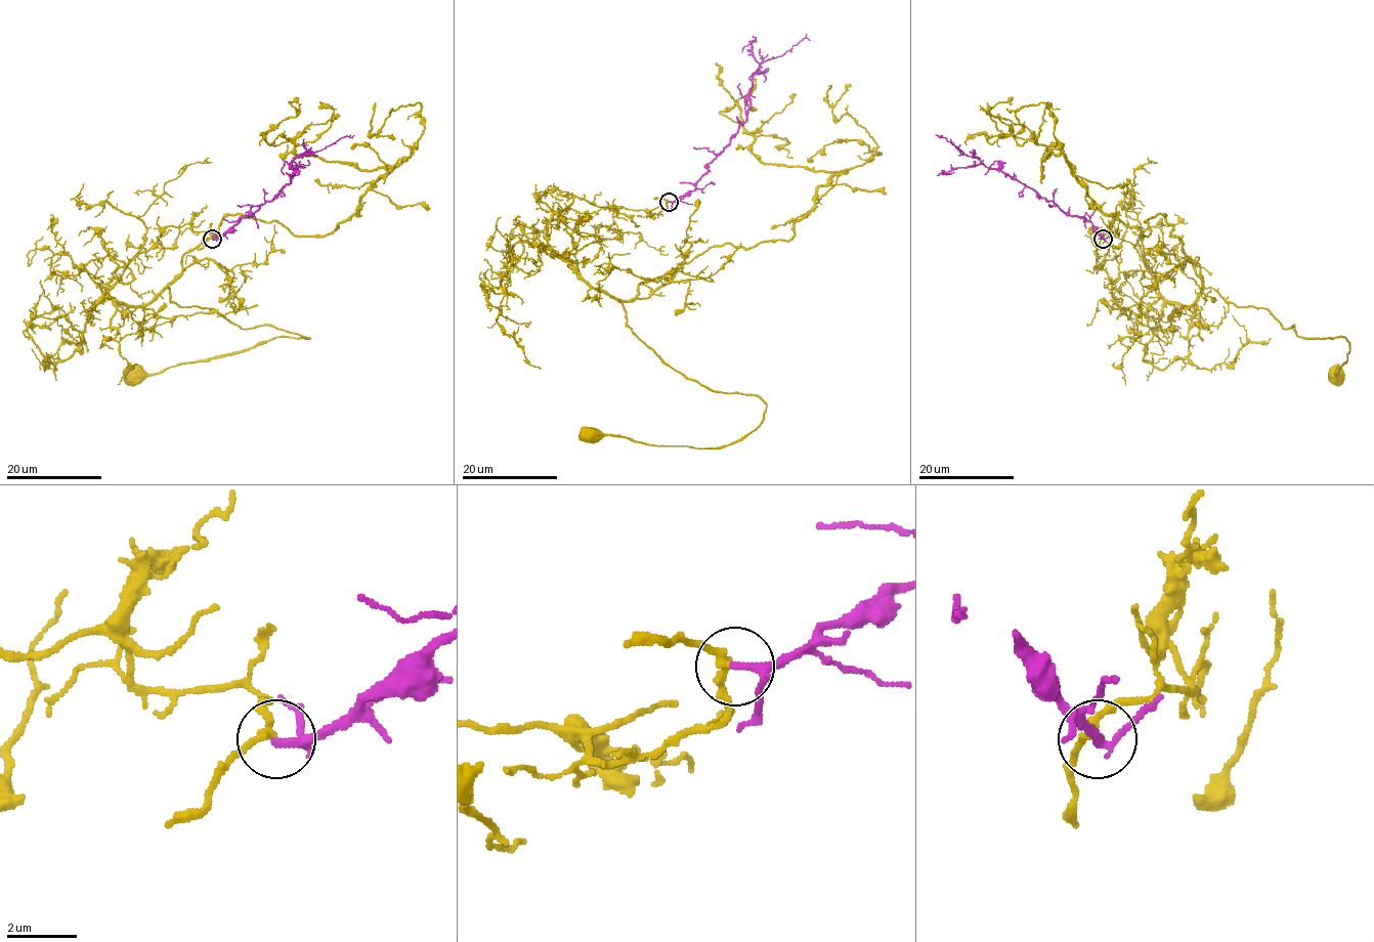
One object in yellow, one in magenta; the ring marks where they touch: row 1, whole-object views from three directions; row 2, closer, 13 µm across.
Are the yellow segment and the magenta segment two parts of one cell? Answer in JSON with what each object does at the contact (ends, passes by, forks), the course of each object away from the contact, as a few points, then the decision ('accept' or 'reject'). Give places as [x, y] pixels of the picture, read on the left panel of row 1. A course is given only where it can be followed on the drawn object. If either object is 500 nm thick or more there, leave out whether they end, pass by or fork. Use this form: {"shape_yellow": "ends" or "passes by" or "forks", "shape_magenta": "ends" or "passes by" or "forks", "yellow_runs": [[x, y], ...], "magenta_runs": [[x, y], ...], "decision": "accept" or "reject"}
{"shape_yellow": "passes by", "shape_magenta": "forks", "yellow_runs": [[212, 238], [167, 226], [90, 313], [168, 288], [243, 329], [309, 338], [133, 376]], "magenta_runs": [[212, 238], [219, 238], [241, 218], [251, 215], [290, 182], [296, 157], [326, 147], [345, 135], [353, 135]], "decision": "reject"}

